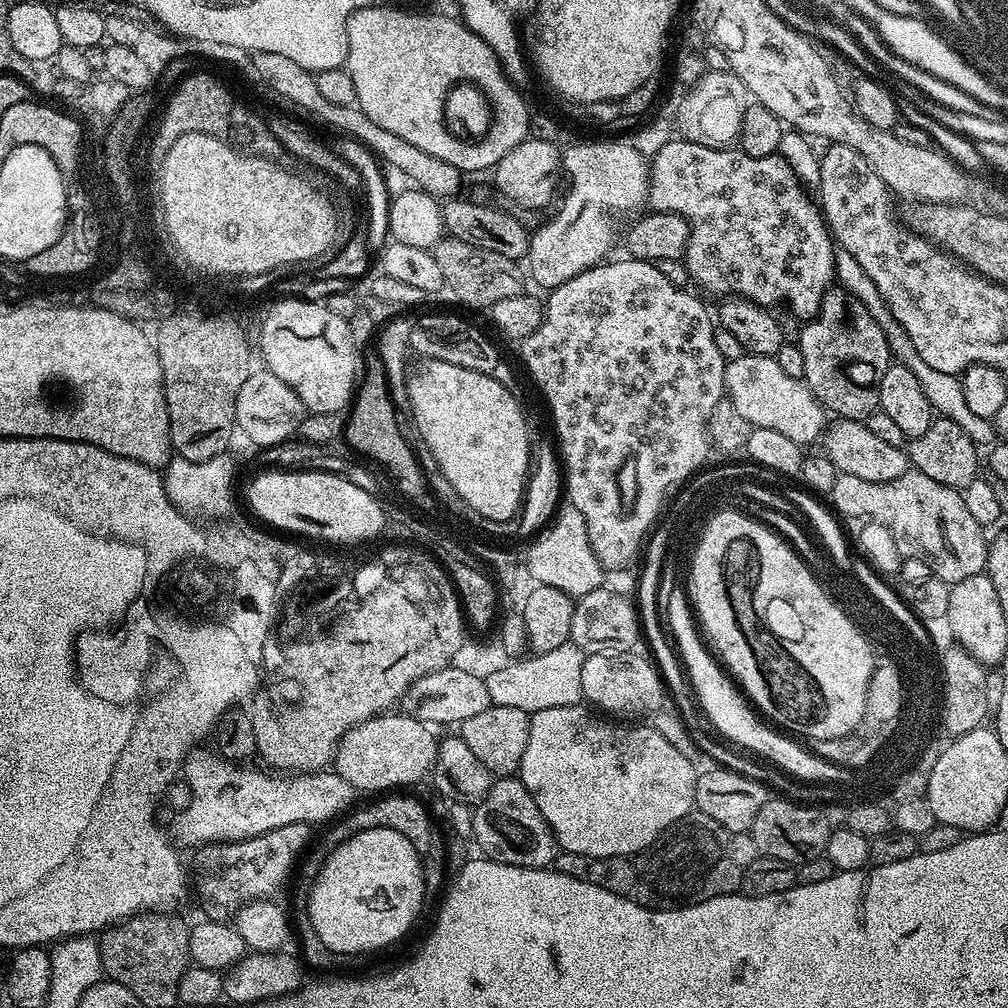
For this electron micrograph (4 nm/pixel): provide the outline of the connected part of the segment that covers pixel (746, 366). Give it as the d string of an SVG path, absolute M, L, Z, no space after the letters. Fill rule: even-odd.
M745 354L737 360L727 361L724 365L724 391L734 409L753 428L778 430L785 438L790 438L790 442L798 442L801 446L809 446L825 435L826 409L803 379L795 380L786 374L771 356Z

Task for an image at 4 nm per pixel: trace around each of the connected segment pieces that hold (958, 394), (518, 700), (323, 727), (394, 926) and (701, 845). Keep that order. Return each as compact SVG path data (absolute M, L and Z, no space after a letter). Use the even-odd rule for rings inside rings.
M837 249L834 252L834 258L835 270L833 275L835 281L841 287L847 289L848 292L854 294L862 302L862 306L866 306L866 310L870 310L871 317L878 322L888 340L895 361L906 366L918 378L918 382L921 383L922 390L925 391L926 398L929 399L933 411L943 419L957 422L958 426L961 426L962 430L965 430L966 434L979 447L986 448L994 444L997 439L995 428L991 420L981 418L971 411L970 406L967 405L963 381L957 376L935 370L934 367L927 366L926 362L922 361L914 348L914 344L910 342L909 336L893 318L888 303L884 301L882 294L878 294L878 286L874 286L874 282L870 282L870 274L866 274L862 266L859 266L858 261L848 251Z
M569 642L558 646L558 650L509 659L502 670L495 671L484 679L491 703L514 706L517 710L526 710L530 714L538 710L550 710L554 706L580 704L584 700L582 666L585 655L581 648Z
M396 560L396 568L392 568L392 576L388 576L384 589L380 589L380 591L376 591L375 595L366 598L360 611L343 614L337 620L327 629L323 640L285 647L283 649L284 665L280 668L280 680L274 681L269 686L268 696L263 690L260 690L251 697L252 712L250 711L250 719L254 726L256 750L259 759L262 758L269 764L265 764L269 769L279 770L284 774L325 771L333 763L336 745L351 728L366 722L371 716L387 713L391 709L388 708L391 704L399 705L401 697L411 684L418 682L424 675L449 667L452 657L457 653L458 646L461 646L466 639L466 633L464 633L466 617L460 607L460 597L456 595L456 589L452 587L451 579L446 575L446 572L432 572L432 568L408 568L408 560Z
M373 828L372 830L362 830L356 832L354 838L343 840L336 849L326 858L326 862L322 866L322 870L317 876L317 880L313 884L312 893L309 898L309 918L313 922L314 930L318 936L322 938L322 942L330 950L339 954L345 952L372 952L375 948L384 948L387 944L392 944L395 940L400 940L412 928L412 923L416 920L416 915L420 912L420 907L424 904L426 893L424 891L424 866L422 863L421 853L414 850L414 846L410 842L410 838L402 838L402 834L398 834L398 830L390 830L389 828Z
M693 810L671 824L649 848L639 853L635 899L644 908L686 908L715 896L730 896L742 888L742 869L730 858L724 828L706 814Z

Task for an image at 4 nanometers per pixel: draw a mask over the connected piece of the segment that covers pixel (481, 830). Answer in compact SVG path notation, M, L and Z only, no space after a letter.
M500 778L475 805L472 813L474 843L483 855L500 864L519 868L548 868L555 861L558 845L546 818L534 806L530 790L519 778Z

